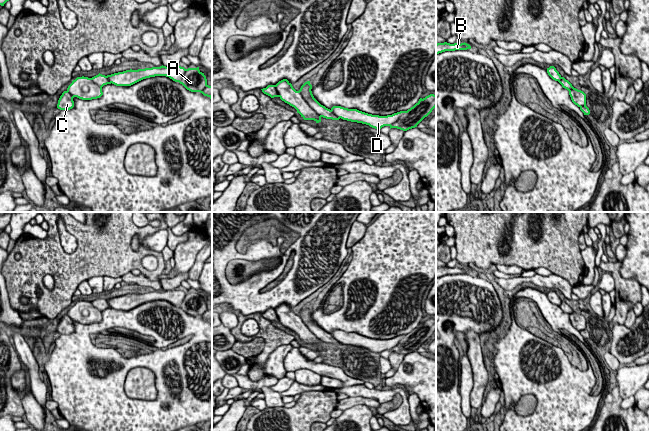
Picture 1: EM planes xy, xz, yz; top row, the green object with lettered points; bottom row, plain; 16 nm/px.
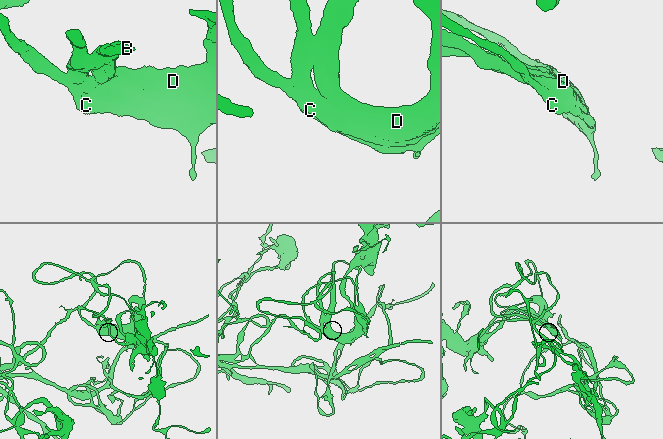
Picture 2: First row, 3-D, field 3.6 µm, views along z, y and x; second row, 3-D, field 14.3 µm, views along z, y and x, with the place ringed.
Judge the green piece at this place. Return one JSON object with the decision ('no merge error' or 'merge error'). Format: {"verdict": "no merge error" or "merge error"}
{"verdict": "no merge error"}

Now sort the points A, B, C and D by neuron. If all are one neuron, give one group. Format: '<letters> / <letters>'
A B C D

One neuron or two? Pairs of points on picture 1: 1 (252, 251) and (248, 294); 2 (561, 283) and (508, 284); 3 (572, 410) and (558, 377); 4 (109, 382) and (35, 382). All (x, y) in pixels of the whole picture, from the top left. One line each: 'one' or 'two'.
1: one
2: one
3: one
4: two

